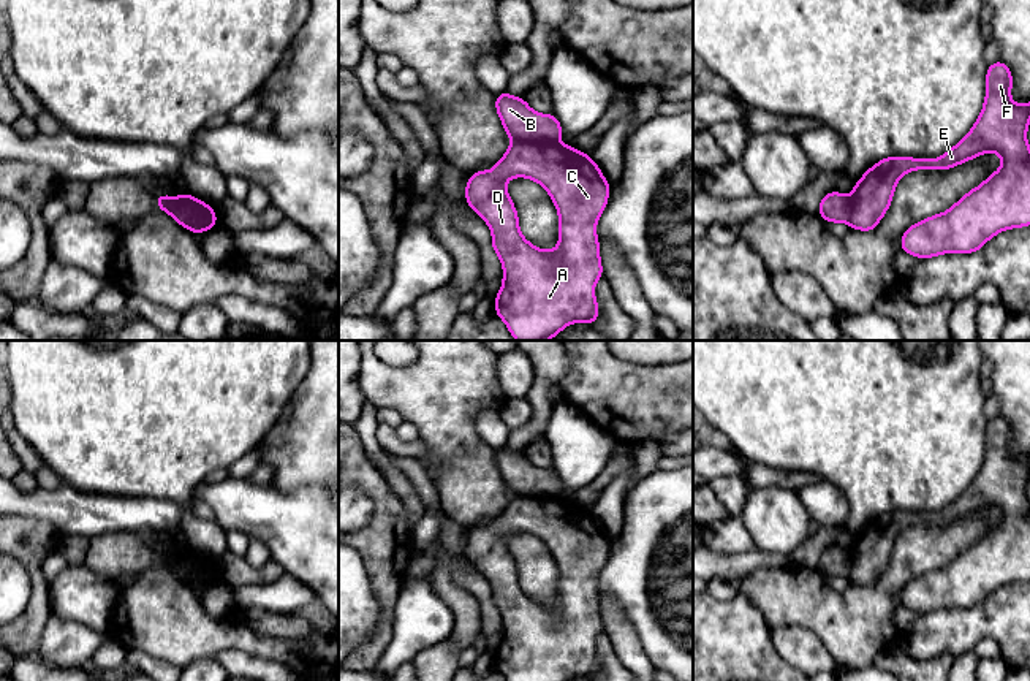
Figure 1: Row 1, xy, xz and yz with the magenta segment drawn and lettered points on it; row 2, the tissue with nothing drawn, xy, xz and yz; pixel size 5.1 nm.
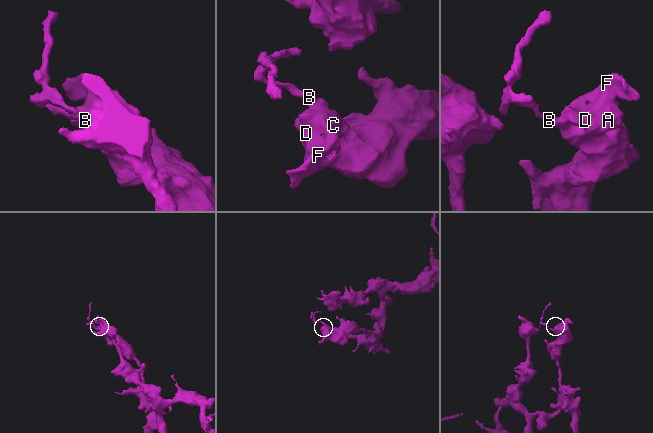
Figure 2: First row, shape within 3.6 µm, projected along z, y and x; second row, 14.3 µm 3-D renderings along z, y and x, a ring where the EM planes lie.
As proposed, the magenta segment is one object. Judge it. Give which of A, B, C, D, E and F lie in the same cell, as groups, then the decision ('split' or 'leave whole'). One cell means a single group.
A C D E F / B | split

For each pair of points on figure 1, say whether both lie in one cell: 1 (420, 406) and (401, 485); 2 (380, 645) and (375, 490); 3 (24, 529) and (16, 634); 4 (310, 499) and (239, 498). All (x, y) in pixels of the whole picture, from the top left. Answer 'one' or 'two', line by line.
1: two
2: one
3: one
4: one

